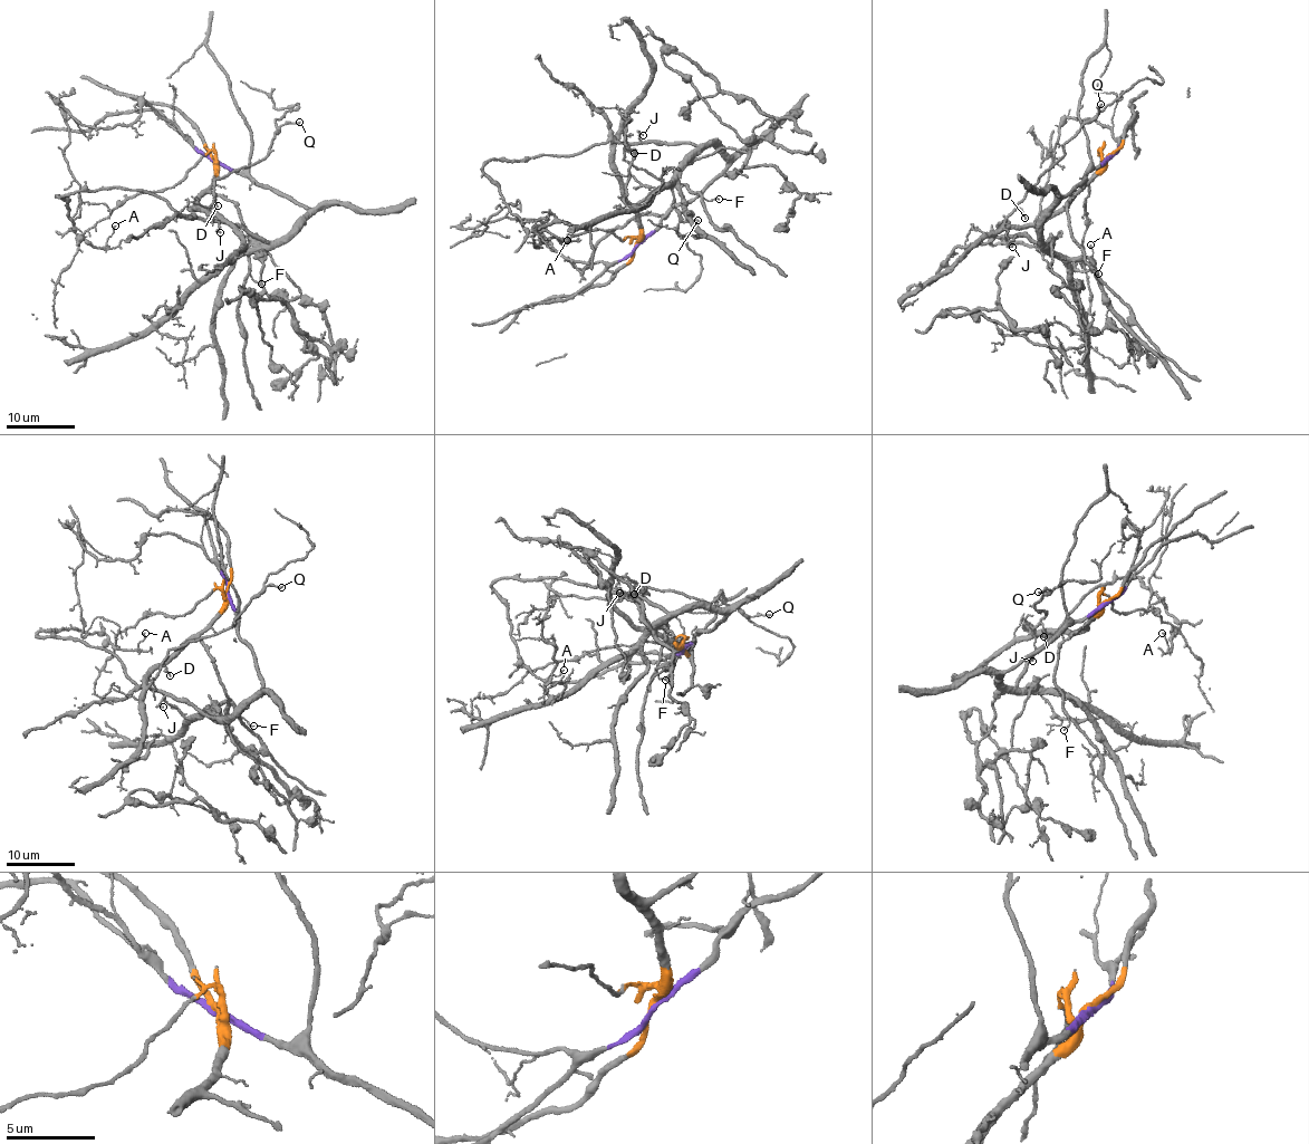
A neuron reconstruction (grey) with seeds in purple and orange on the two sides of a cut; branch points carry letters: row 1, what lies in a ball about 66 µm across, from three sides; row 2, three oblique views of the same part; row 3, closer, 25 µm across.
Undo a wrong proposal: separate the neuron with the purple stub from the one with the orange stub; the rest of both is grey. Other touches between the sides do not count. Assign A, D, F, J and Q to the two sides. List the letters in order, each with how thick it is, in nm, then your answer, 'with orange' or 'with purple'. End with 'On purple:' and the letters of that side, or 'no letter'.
A: 120 nm thick; with purple
D: 110 nm thick; with orange
F: 80 nm thick; with orange
J: 90 nm thick; with purple
Q: 140 nm thick; with orange
On purple: A, J

